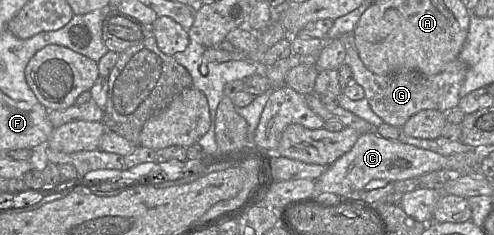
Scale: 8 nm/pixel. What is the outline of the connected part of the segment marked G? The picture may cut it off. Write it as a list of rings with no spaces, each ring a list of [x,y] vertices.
[[[354,33],[344,34],[338,39],[343,42],[346,50],[344,63],[351,68],[354,81],[363,87],[365,98],[368,100],[371,109],[384,122],[402,127],[412,115],[422,109],[436,109],[443,112],[458,106],[460,88],[467,72],[466,64],[459,58],[451,61],[442,72],[435,75],[425,75],[417,71],[377,75],[368,70],[361,61],[355,44]]]

